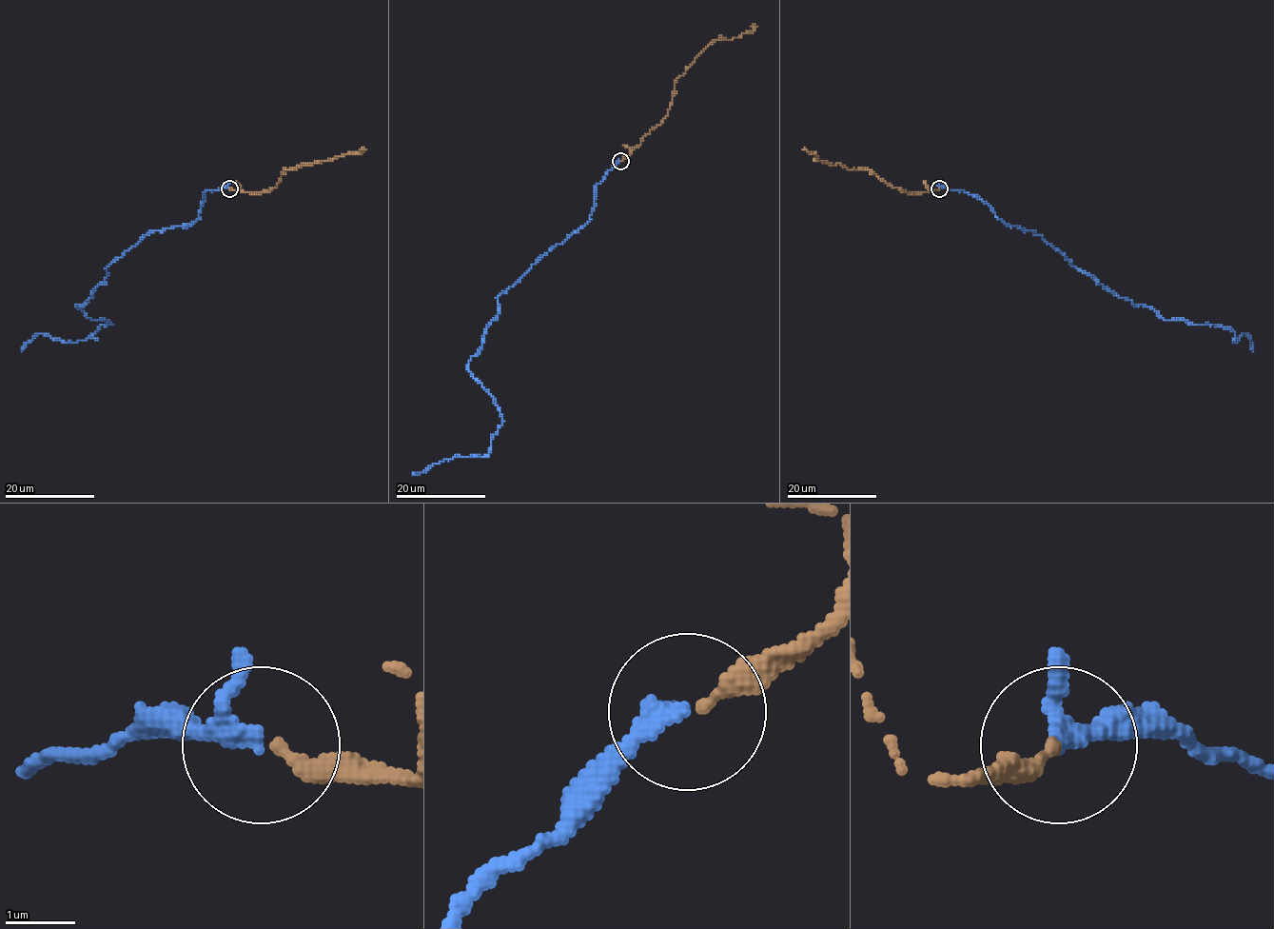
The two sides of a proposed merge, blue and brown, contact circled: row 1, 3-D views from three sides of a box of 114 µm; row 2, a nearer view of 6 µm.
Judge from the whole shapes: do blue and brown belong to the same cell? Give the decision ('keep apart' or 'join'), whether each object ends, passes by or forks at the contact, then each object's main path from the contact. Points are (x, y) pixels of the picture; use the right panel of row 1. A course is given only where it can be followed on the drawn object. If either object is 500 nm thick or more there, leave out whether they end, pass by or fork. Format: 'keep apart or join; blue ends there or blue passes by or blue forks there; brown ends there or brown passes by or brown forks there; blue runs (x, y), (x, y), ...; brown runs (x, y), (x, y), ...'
join; blue passes by; brown ends there; blue runs (938, 188), (978, 196), (1120, 298), (1162, 318), (1229, 327), (1233, 342), (1246, 334), (1253, 352); brown runs (938, 188), (912, 194), (892, 187), (868, 169), (852, 170), (837, 164), (818, 162), (816, 154), (803, 149)

